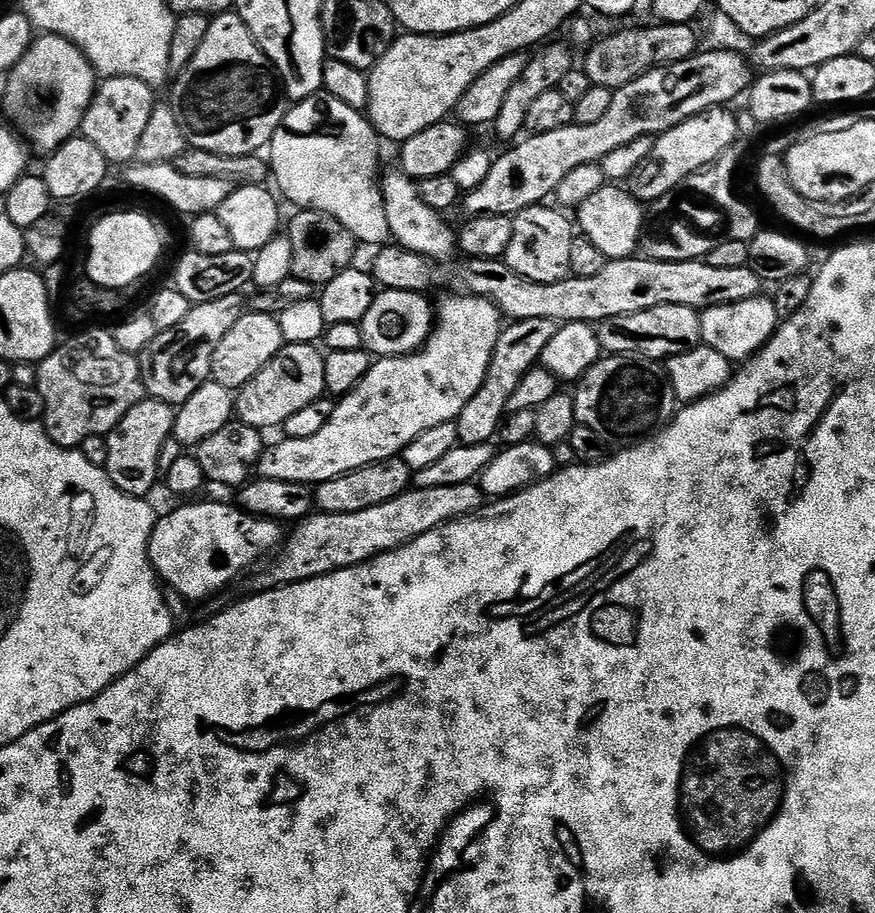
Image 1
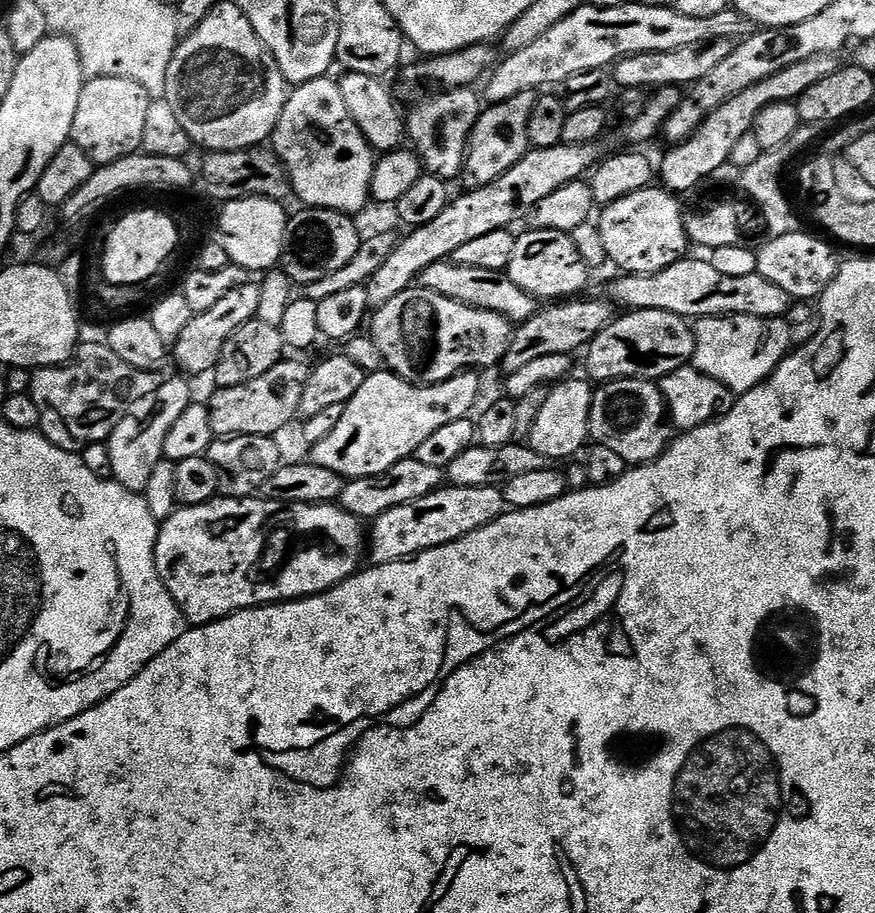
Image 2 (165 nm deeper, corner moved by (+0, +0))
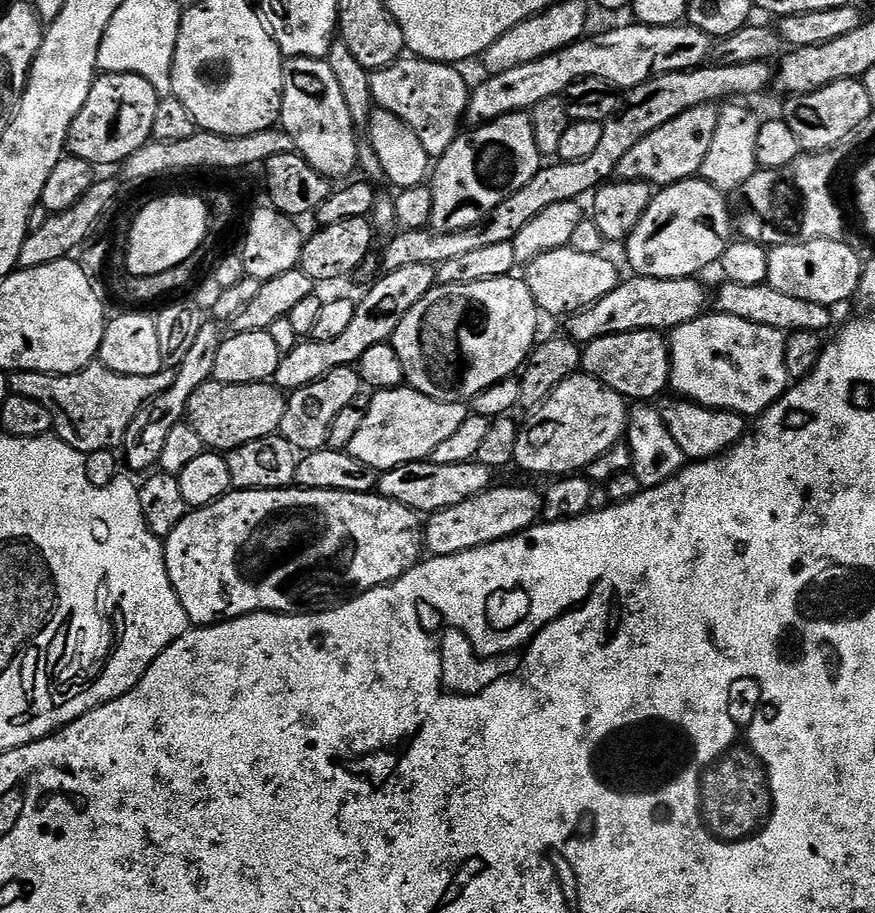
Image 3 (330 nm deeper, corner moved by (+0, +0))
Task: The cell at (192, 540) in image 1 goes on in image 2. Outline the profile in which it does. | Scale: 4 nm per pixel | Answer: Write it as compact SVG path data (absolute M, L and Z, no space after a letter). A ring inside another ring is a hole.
M224 496L205 504L177 507L156 533L156 569L160 580L192 626L221 620L244 608L322 594L361 571L363 556L365 559L365 525L360 517L336 502L283 504L256 496Z

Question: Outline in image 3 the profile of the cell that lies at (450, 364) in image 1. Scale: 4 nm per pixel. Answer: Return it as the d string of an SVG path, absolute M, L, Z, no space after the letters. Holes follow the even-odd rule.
M407 386L382 388L371 395L372 401L364 408L362 426L358 426L358 434L350 438L346 451L358 458L358 462L366 462L366 466L376 469L377 473L431 458L438 445L450 438L470 414L467 403L442 402Z

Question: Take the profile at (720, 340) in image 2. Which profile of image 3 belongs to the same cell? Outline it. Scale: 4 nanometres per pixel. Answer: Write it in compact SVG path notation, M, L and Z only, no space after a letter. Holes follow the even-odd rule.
M705 314L696 320L671 329L672 379L670 388L677 397L693 400L707 408L736 412L745 418L758 418L774 402L778 402L790 387L784 353L785 333L770 326L758 326L742 318L723 314Z

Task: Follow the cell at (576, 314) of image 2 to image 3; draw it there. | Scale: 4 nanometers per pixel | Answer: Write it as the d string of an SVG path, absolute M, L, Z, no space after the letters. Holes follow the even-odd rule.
M635 274L621 279L620 285L606 298L598 298L589 308L581 312L573 312L567 317L566 335L575 344L585 345L598 338L606 338L610 334L626 334L638 330L667 333L669 330L682 326L686 322L696 320L705 315L710 304L710 292L707 292L696 278L687 280L663 280Z

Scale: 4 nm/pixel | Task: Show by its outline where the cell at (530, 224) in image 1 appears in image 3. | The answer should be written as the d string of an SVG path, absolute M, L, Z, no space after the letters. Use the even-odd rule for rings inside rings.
M572 247L559 248L558 250L550 250L550 254L538 254L538 258L531 260L526 266L526 283L530 294L534 298L537 308L541 313L552 316L561 316L567 318L573 312L581 312L584 308L589 308L594 302L598 302L598 298L606 298L606 294L610 294L610 290L614 290L622 279L622 273L616 269L616 264L612 260L607 260L604 254L578 254L578 250Z

